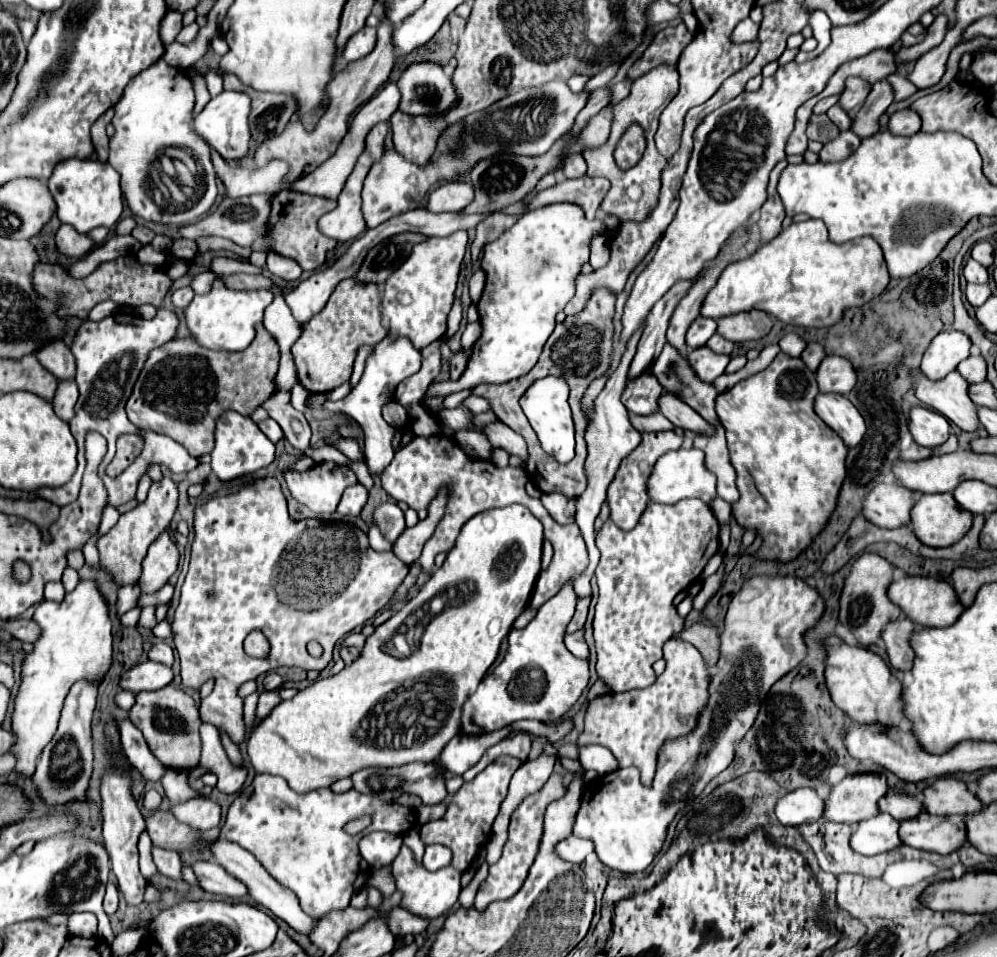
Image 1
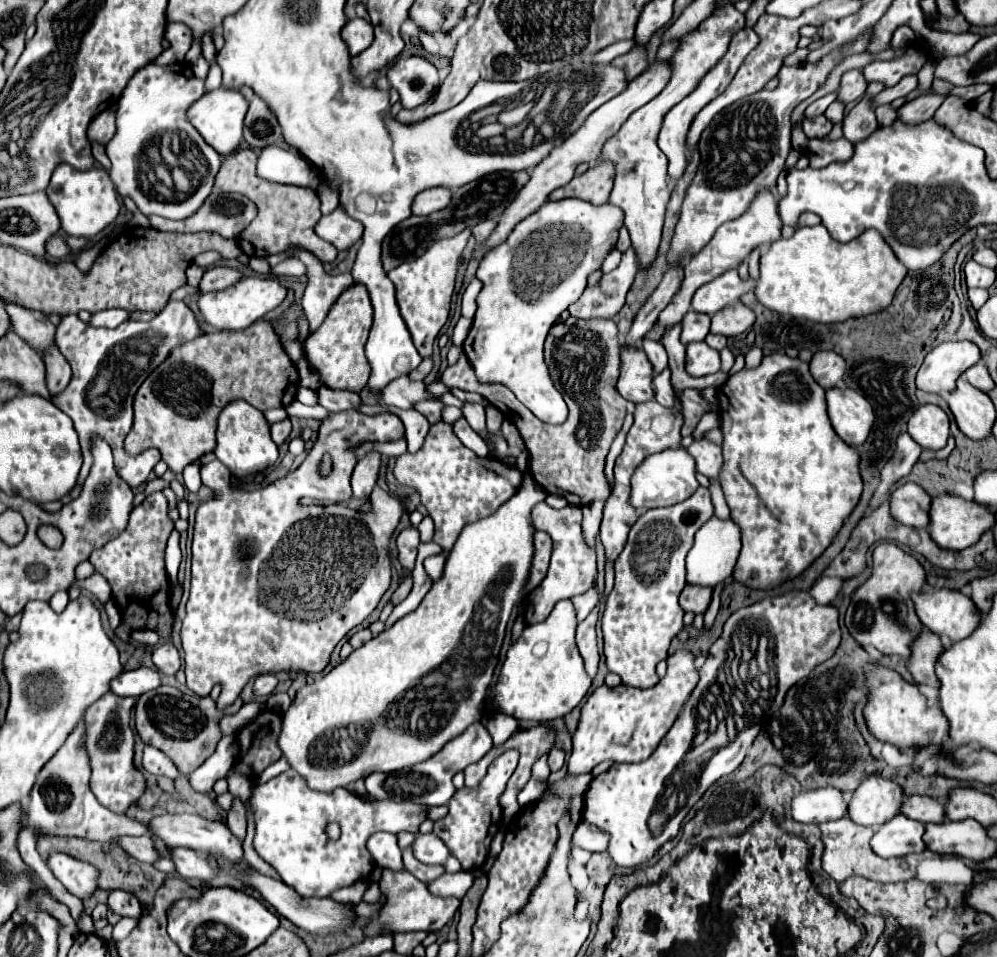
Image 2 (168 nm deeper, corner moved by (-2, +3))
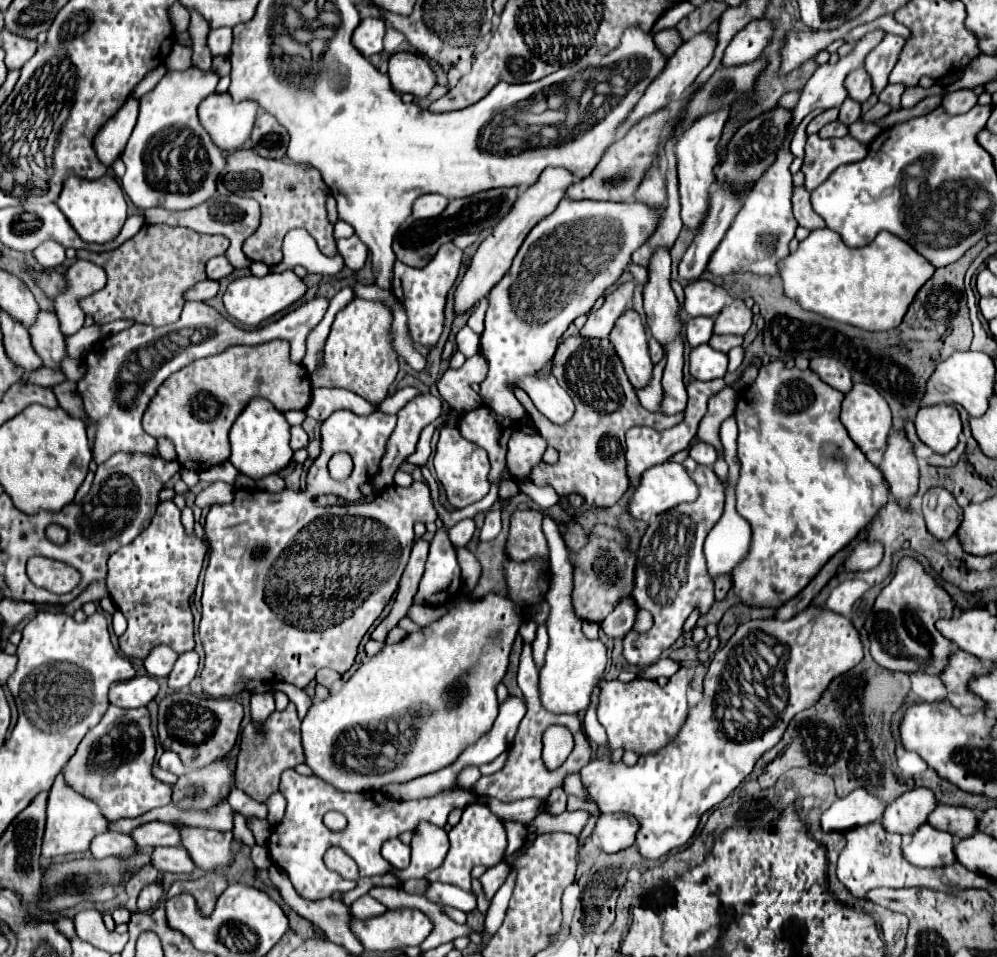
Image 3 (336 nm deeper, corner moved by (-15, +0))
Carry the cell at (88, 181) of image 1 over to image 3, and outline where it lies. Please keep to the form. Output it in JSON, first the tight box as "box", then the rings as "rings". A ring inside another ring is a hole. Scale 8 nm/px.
{"box":[56,174,126,244],"rings":[[[108,174],[98,180],[84,180],[78,176],[70,176],[64,182],[64,188],[62,188],[56,204],[62,210],[62,214],[66,214],[68,222],[78,232],[78,236],[90,244],[112,242],[120,234],[124,220],[126,220],[124,192],[122,192],[120,184],[116,182],[116,178],[108,176]]]}

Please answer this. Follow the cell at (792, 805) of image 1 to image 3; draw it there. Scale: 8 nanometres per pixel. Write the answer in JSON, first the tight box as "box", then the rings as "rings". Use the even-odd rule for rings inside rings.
{"box":[822,788,884,832],"rings":[[[858,788],[846,798],[838,798],[824,814],[822,814],[822,830],[824,832],[848,832],[856,826],[864,826],[868,822],[876,822],[884,814],[884,802],[866,790]]]}

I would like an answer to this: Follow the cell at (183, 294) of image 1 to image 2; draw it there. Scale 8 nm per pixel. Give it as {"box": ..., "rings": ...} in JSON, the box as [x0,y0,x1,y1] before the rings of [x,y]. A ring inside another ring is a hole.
{"box":[187,265,205,287],"rings":[[[189,265],[189,269],[187,269],[187,285],[191,285],[191,287],[199,287],[199,281],[201,281],[201,277],[203,277],[203,273],[205,273],[205,269],[203,267],[197,267],[197,265]]]}

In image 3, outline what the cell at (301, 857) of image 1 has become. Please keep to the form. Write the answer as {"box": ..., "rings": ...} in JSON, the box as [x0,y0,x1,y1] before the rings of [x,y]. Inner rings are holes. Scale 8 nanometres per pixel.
{"box":[268,770,476,900],"rings":[[[286,770],[282,774],[280,792],[284,794],[288,808],[279,824],[274,828],[268,840],[268,852],[272,862],[276,862],[286,874],[290,876],[290,882],[294,884],[296,892],[306,900],[320,900],[328,898],[334,892],[348,892],[356,886],[354,880],[344,880],[336,872],[328,870],[324,866],[324,852],[330,846],[340,846],[354,862],[358,862],[360,876],[382,876],[392,870],[390,862],[386,862],[380,854],[380,848],[386,840],[396,838],[404,830],[414,830],[420,820],[428,820],[436,826],[444,826],[448,820],[448,814],[454,808],[466,808],[468,804],[476,802],[474,794],[468,790],[452,790],[454,794],[436,794],[432,798],[420,798],[420,800],[392,800],[384,792],[362,792],[362,794],[350,794],[340,792],[334,786],[328,786],[324,780],[316,776],[300,776],[294,770]],[[330,810],[342,812],[348,820],[346,828],[340,832],[332,832],[324,826],[322,816]]]}

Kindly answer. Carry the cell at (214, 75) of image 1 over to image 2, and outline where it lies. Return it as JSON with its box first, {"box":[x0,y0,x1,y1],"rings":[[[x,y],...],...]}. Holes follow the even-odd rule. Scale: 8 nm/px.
{"box":[205,63,221,91],"rings":[[[217,63],[211,65],[211,71],[207,75],[207,81],[205,81],[205,89],[207,91],[213,91],[213,89],[219,89],[221,87],[221,69]]]}

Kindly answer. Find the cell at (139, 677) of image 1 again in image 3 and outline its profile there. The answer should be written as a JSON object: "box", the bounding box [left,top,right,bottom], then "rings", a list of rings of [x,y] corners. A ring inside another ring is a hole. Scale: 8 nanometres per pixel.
{"box":[110,676,158,708],"rings":[[[134,676],[126,682],[116,682],[110,686],[110,704],[120,708],[140,708],[146,706],[158,694],[158,682],[150,676]]]}

